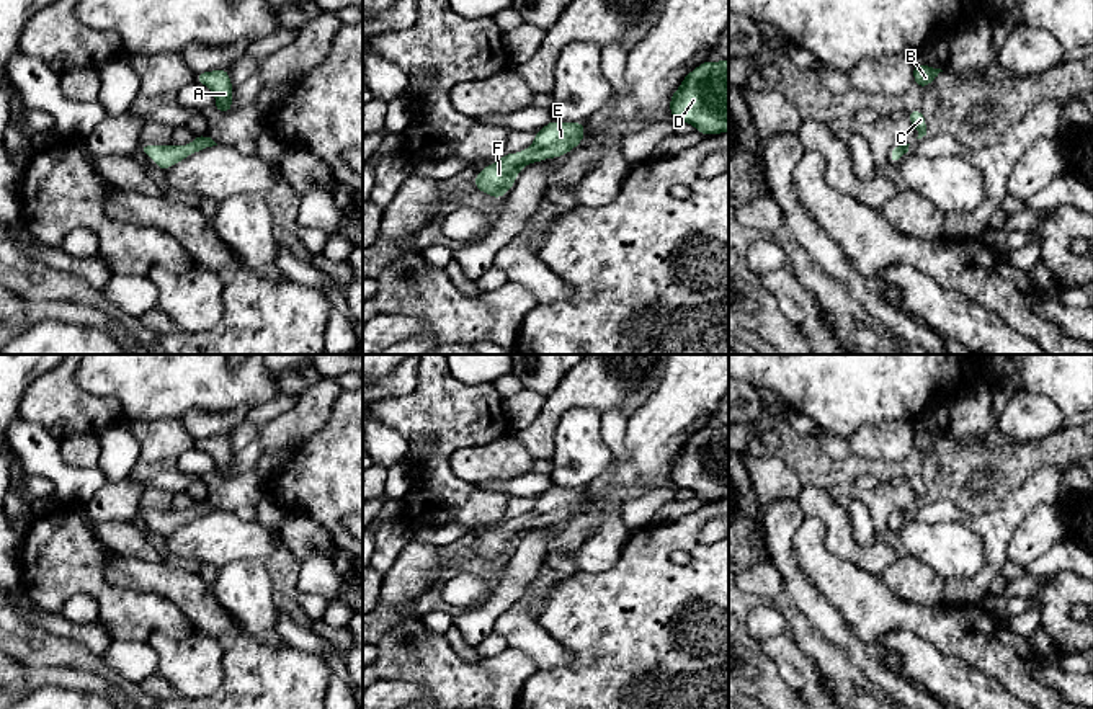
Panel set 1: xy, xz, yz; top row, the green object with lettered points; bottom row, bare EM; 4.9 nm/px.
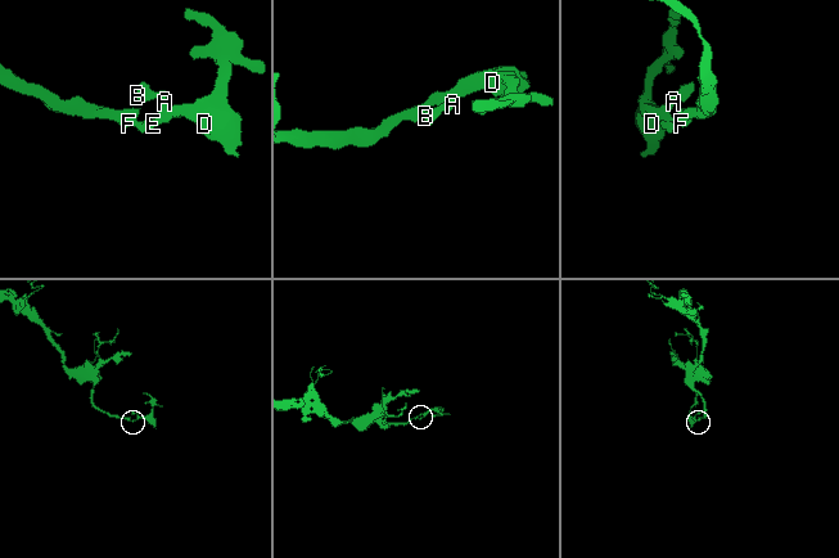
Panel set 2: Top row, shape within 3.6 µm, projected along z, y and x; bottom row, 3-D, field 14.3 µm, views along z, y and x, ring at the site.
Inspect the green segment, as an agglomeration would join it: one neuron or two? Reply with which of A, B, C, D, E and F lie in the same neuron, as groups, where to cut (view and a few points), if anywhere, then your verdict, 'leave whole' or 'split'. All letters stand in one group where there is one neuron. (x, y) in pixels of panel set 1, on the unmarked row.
groups A B C D E F; cut none; leave whole

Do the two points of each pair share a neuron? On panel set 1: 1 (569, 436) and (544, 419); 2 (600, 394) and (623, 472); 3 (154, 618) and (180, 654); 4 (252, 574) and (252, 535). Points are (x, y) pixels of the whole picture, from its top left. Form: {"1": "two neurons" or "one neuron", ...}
{"1": "two neurons", "2": "two neurons", "3": "two neurons", "4": "two neurons"}

